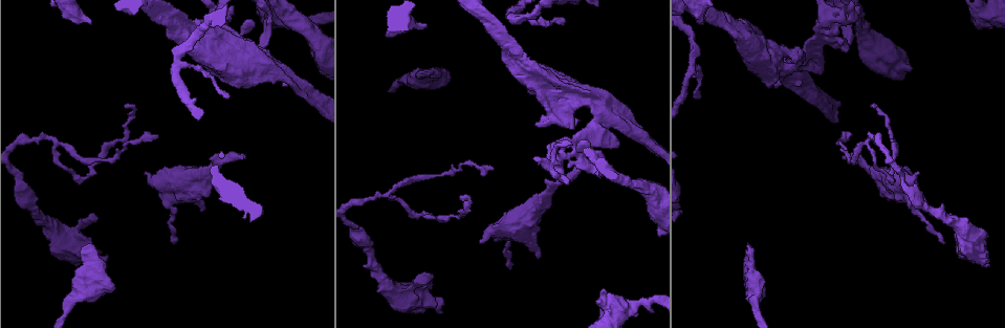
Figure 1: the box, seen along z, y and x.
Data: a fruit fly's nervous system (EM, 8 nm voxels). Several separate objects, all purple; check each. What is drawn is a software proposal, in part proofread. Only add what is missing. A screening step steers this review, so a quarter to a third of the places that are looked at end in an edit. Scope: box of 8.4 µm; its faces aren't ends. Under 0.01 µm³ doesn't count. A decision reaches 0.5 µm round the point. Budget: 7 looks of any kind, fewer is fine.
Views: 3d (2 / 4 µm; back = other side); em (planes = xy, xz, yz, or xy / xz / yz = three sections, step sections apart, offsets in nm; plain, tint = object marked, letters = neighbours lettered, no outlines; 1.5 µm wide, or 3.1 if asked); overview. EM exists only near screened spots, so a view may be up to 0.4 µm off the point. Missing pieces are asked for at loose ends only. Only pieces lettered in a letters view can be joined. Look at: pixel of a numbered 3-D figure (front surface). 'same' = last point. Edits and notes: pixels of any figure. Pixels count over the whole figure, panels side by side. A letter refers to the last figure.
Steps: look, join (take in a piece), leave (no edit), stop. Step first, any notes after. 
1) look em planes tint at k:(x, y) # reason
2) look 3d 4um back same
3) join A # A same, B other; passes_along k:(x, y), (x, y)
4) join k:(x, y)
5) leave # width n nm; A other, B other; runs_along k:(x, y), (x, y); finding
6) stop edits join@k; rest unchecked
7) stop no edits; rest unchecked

look 3d 4um at 1:(226, 95) # tapers out

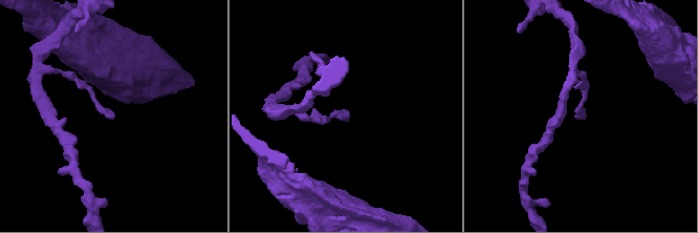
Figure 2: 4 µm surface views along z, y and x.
look em planes letters at 2:(112, 117) # now the EM

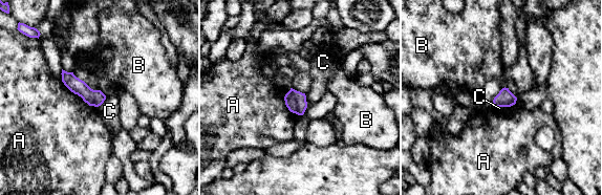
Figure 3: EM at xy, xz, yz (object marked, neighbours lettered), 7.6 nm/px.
leave # width 130 nm; A other, B other, C other; runs_along 3:(64, 73), (90, 96), (101, 100); no lettered piece goes on from it

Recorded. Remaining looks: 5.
look 3d 2um at 1:(780, 79) # an open end

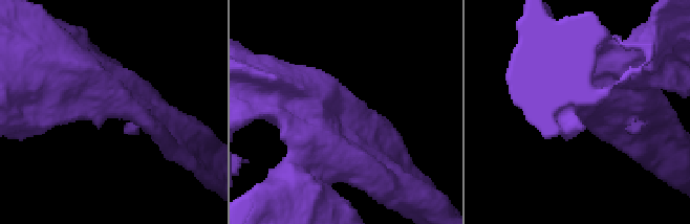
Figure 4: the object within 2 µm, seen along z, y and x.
look em planes letters at 4:(378, 114)

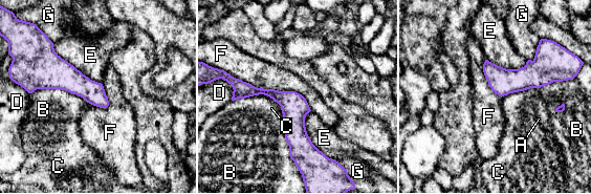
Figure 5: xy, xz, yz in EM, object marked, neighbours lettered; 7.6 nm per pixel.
leave # longest_contact F 700 nm; A other, B other, C other, D other, E other, F other, G other; none of them fits

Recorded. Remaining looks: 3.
look 3d 4um back at 1:(575, 168) # free end

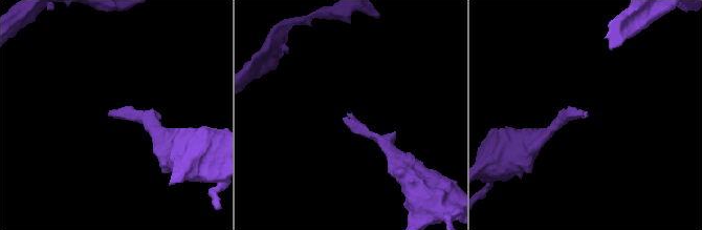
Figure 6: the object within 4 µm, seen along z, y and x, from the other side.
look em xy step 8 tint at 6:(586, 114) # need the tissue

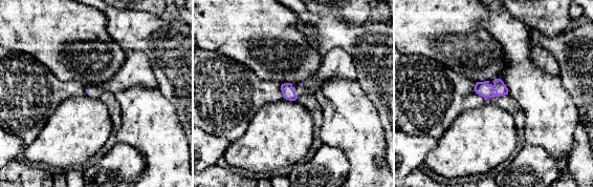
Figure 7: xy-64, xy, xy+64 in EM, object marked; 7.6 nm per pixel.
look em planes letters same

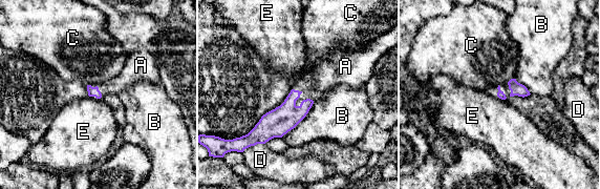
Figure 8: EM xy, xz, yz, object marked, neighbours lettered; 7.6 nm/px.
join A # A same, B other, C other, D other, E other; passes_along 8:(284, 118), (309, 99), (328, 74); it goes on there

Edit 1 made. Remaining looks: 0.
stop edits join@8; rest unchecked

